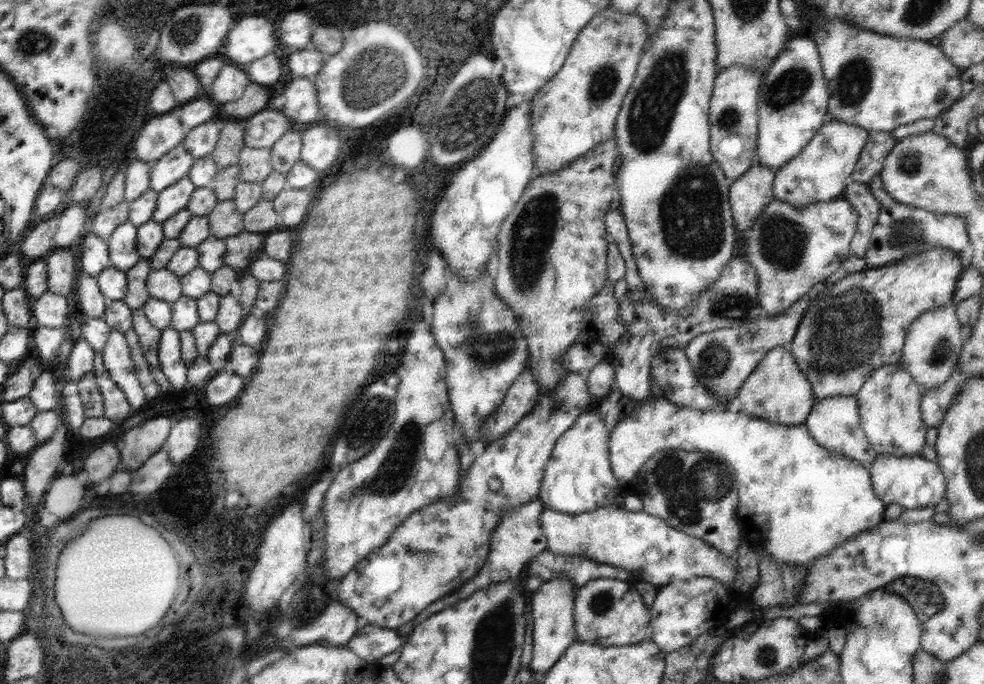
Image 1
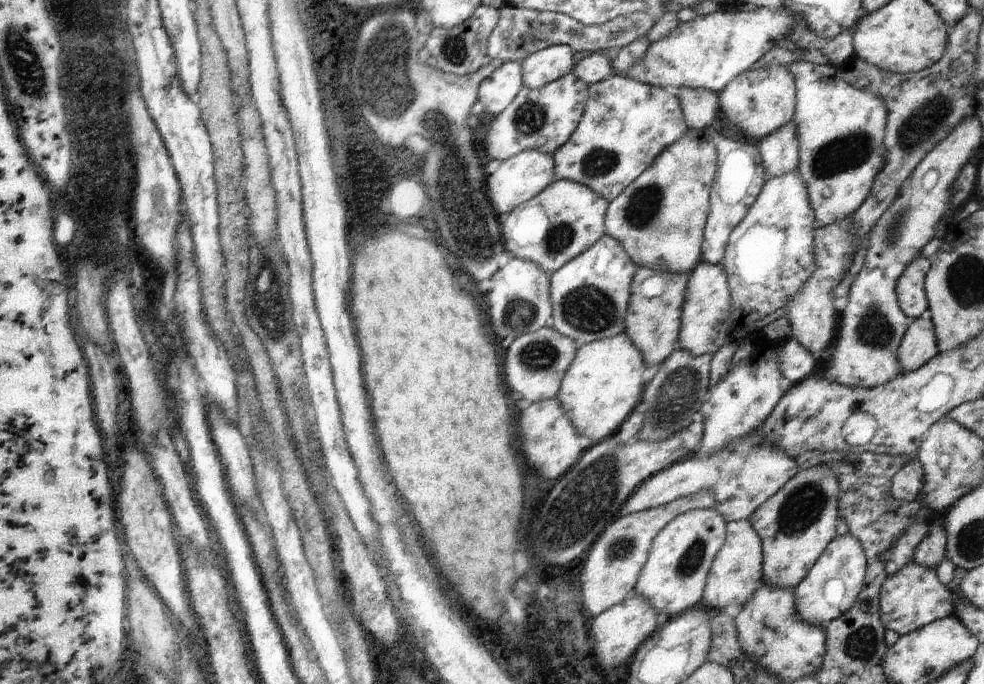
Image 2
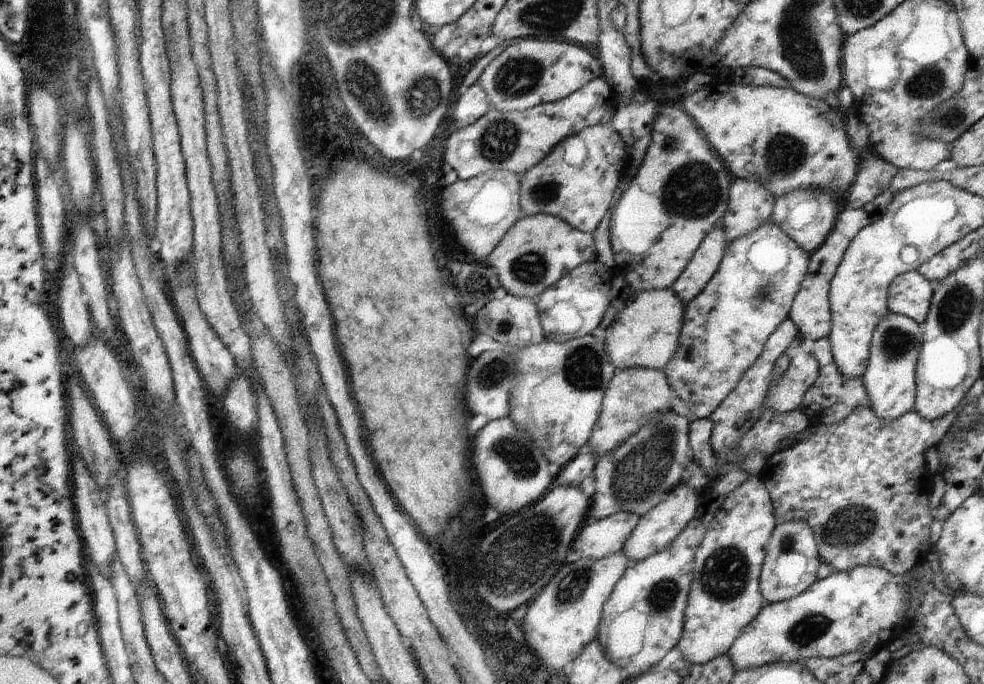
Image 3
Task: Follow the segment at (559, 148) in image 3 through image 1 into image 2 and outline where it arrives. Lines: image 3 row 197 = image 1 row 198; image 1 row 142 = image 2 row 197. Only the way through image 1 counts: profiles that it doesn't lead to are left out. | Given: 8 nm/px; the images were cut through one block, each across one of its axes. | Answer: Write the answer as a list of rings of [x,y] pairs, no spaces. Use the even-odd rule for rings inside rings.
[[[613,73],[603,82],[588,85],[586,108],[584,108],[578,127],[568,142],[551,155],[556,168],[554,181],[572,180],[588,186],[592,192],[596,192],[598,196],[611,202],[620,196],[636,178],[639,178],[644,170],[648,169],[660,152],[672,146],[676,140],[680,140],[682,134],[688,129],[680,102],[674,92]]]

